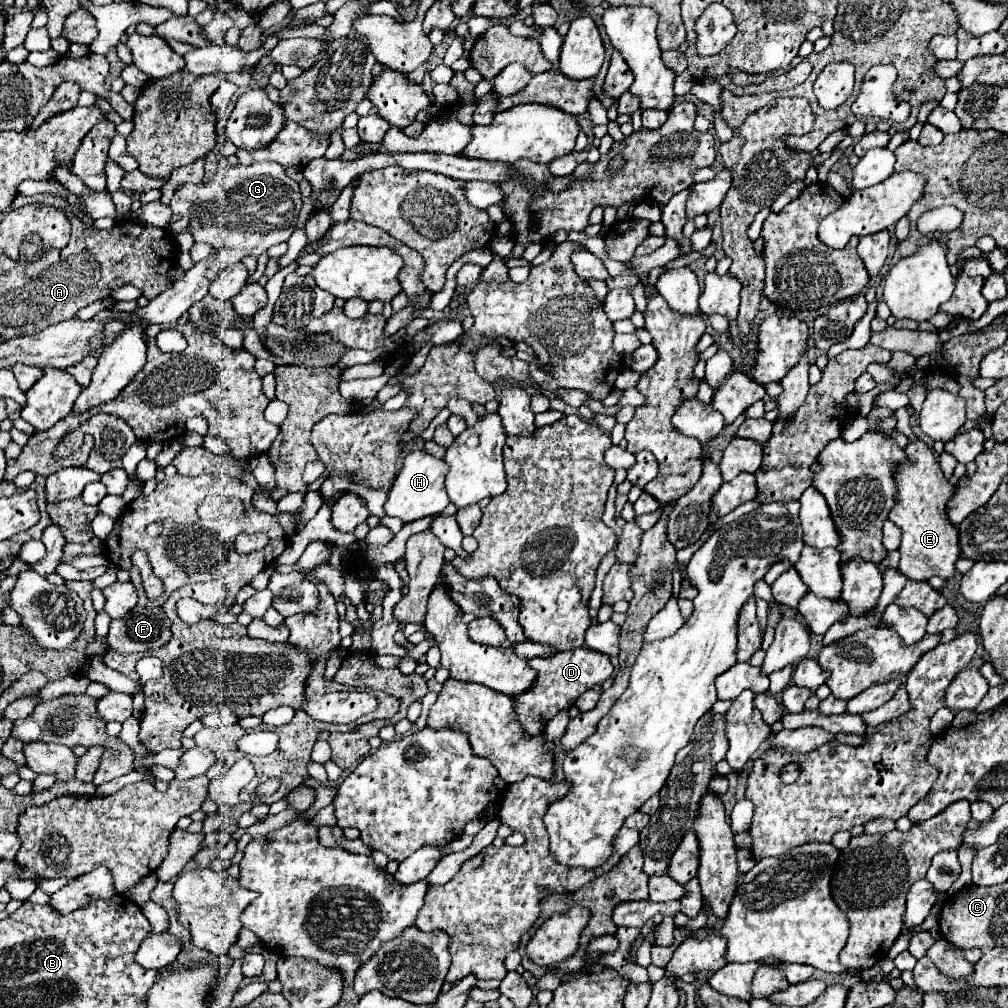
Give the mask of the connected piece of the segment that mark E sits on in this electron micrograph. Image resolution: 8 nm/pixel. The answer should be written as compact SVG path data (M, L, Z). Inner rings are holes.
M909 442L905 452L909 460L913 460L913 464L903 464L899 468L897 504L889 514L889 520L893 520L903 530L899 546L899 572L905 574L909 580L929 580L931 576L951 578L955 574L955 562L961 556L959 530L951 524L945 510L951 494L955 492L955 486L945 480L939 462L933 456L933 450L925 442Z

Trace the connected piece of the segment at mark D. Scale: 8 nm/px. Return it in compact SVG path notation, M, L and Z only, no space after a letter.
M587 646L557 652L551 658L531 658L529 664L533 666L533 670L537 670L535 688L523 692L521 696L515 696L519 720L529 736L539 734L543 724L547 724L559 710L571 708L575 698L579 698L585 690L605 682L613 674L613 664L611 664L609 656L599 654Z

